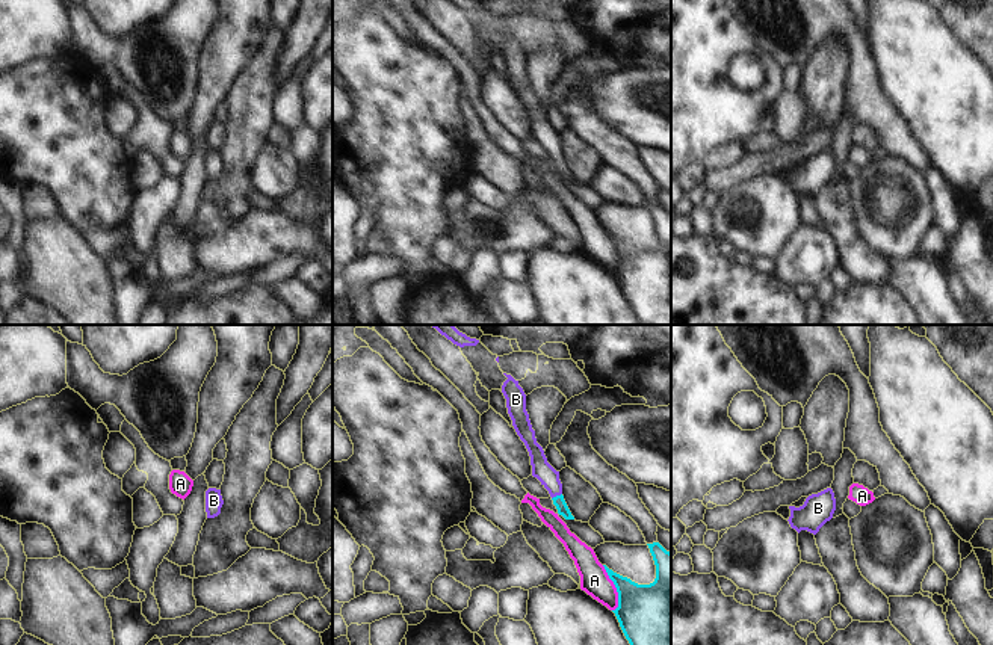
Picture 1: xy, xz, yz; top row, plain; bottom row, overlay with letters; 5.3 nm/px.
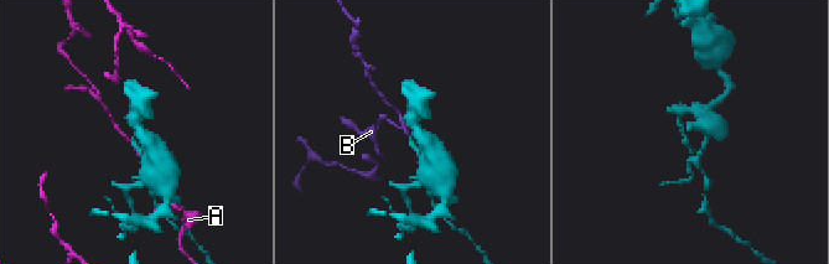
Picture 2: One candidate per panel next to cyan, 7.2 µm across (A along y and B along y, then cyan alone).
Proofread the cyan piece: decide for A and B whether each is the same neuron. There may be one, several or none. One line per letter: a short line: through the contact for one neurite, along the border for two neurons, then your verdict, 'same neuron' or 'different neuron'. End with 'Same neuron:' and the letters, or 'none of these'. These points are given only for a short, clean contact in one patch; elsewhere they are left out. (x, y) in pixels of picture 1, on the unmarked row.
A: different neuron
B: line xz (563, 171), (556, 157), (555, 148), (541, 130); same neuron
Same neuron: B

